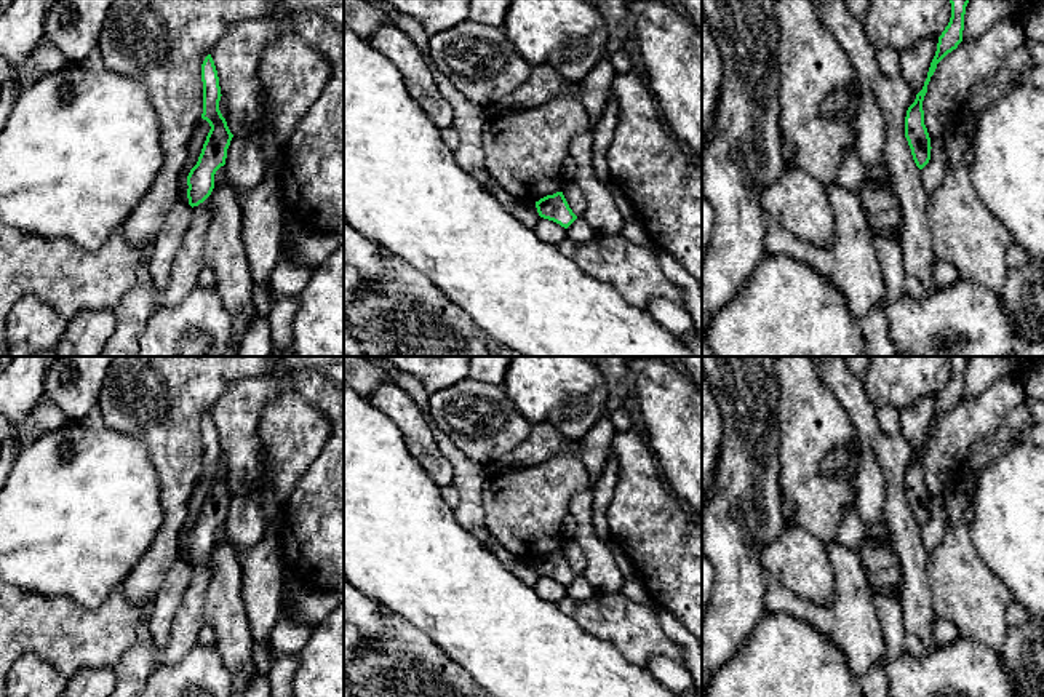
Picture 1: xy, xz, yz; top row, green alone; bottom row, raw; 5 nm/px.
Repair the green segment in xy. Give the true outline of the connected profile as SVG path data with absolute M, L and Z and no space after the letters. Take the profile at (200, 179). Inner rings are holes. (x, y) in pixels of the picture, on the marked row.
M211 54L201 64L203 82L203 114L201 118L211 126L197 165L187 176L187 198L189 205L198 206L214 189L214 174L225 165L227 149L233 134L230 133L225 118L219 110L221 86L219 77Z

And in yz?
M950 0L951 18L942 35L938 37L937 51L930 62L927 78L922 90L916 94L914 102L908 107L905 117L905 137L911 149L913 160L922 169L930 160L930 137L924 125L922 101L927 93L927 85L934 75L937 64L962 42L964 14L969 0Z

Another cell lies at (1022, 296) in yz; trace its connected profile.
M1012 243L1006 249L1009 267L1001 291L1002 310L1014 328L1015 348L1044 341L1044 259L1033 261Z

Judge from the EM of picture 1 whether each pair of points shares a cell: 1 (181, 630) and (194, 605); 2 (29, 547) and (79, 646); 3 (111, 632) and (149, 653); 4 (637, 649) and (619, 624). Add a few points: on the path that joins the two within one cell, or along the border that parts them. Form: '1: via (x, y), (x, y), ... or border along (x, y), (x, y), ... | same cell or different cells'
1: via (187, 624), (191, 611) | same cell
2: border along (18, 587), (47, 595), (66, 595), (90, 609) | different cells
3: border along (136, 645), (114, 667) | different cells
4: via (632, 643), (625, 630) | same cell

